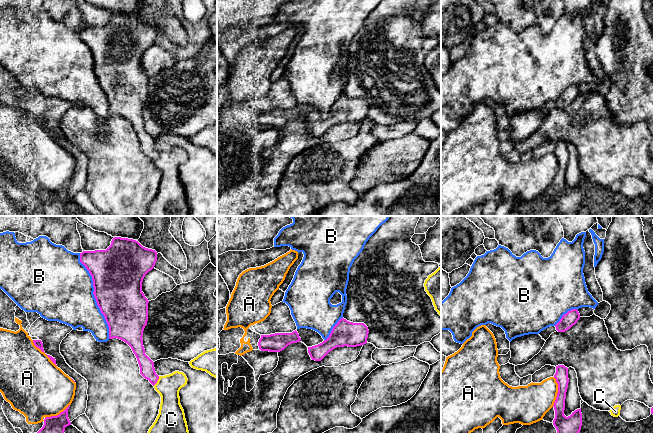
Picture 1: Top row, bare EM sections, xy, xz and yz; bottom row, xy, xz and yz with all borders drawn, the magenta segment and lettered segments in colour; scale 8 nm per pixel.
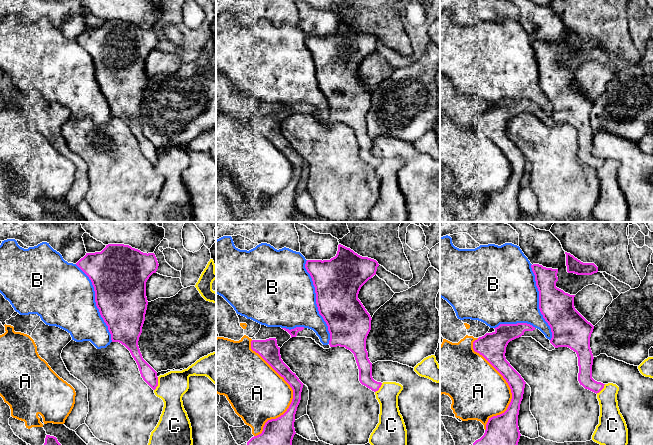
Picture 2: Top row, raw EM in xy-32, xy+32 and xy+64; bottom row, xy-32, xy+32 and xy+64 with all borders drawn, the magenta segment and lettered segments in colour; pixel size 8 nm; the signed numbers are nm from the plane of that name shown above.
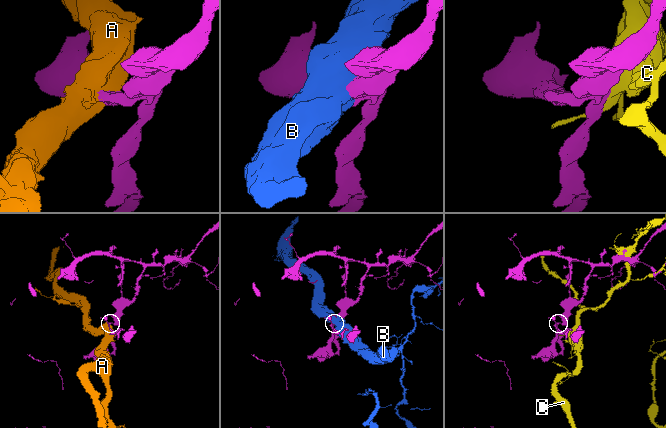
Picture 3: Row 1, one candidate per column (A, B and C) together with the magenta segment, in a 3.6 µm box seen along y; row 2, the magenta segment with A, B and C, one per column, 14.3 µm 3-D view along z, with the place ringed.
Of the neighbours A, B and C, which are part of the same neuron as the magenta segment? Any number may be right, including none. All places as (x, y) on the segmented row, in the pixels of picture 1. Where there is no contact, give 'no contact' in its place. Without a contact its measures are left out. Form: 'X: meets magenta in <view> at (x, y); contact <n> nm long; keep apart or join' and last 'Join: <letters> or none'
A: meets magenta in yz at (558, 392); contact 240 nm long; keep apart
B: meets magenta in xy at (94, 296); contact 750 nm long; keep apart
C: meets magenta in xy at (157, 380); contact 90 nm long; keep apart
Join: none

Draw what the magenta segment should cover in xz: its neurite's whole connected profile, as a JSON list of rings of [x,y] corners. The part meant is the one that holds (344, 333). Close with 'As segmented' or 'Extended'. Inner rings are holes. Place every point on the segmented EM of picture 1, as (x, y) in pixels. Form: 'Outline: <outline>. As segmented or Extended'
Outline: [[[341,318],[329,337],[318,345],[308,347],[308,353],[312,360],[321,361],[337,347],[357,347],[366,344],[368,333],[368,327],[364,323],[353,323]]]. As segmented

